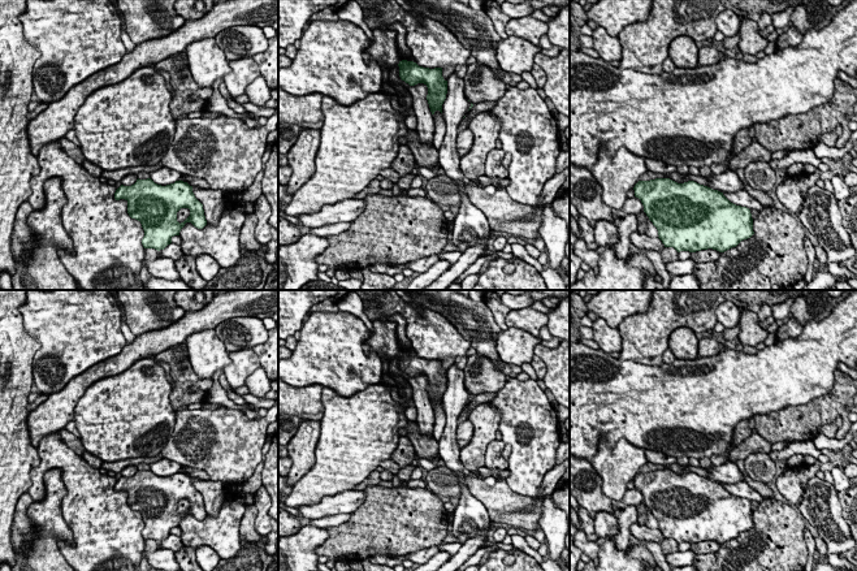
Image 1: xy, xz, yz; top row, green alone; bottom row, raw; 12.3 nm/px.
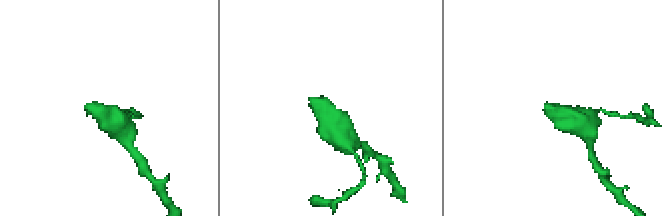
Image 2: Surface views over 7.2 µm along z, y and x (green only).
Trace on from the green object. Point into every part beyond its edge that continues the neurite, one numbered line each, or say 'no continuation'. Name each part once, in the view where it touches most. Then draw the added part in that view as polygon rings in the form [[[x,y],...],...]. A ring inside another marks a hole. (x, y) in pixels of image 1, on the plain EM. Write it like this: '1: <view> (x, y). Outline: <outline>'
1: xz (382, 338). Outline: [[[375,320],[372,323],[373,329],[369,330],[369,338],[367,339],[365,354],[371,351],[382,352],[390,362],[401,352],[399,342],[395,334],[397,323]]]

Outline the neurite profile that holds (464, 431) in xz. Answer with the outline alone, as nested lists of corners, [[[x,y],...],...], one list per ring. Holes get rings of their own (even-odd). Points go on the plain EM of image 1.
[[[469,420],[458,424],[456,428],[456,442],[460,449],[468,445],[473,436],[473,425]]]

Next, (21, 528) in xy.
[[[29,492],[23,493],[17,502],[12,524],[12,546],[17,554],[27,554],[30,541],[33,540],[33,525],[27,518],[27,509],[33,503]]]

